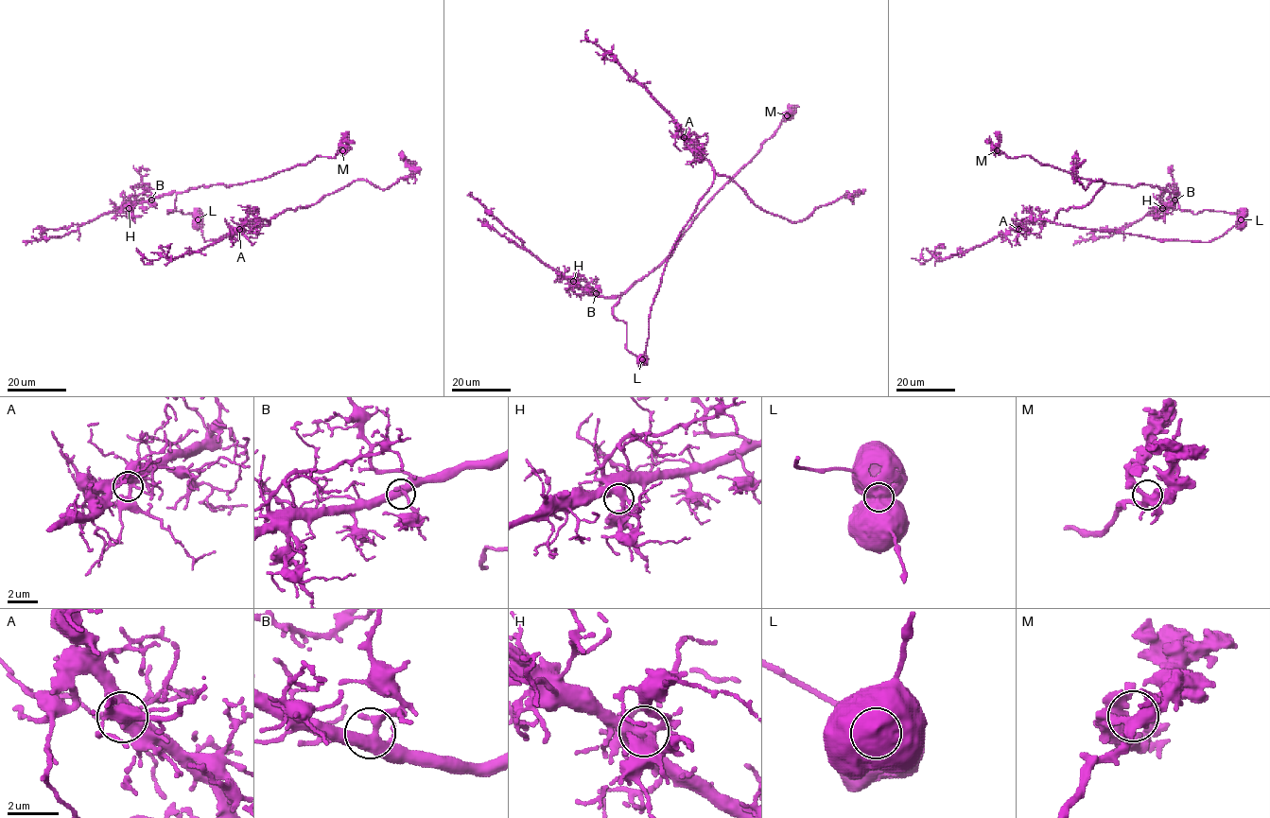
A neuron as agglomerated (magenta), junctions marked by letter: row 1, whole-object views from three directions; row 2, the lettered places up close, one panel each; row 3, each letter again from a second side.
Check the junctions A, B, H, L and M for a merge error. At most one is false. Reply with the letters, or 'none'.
L

